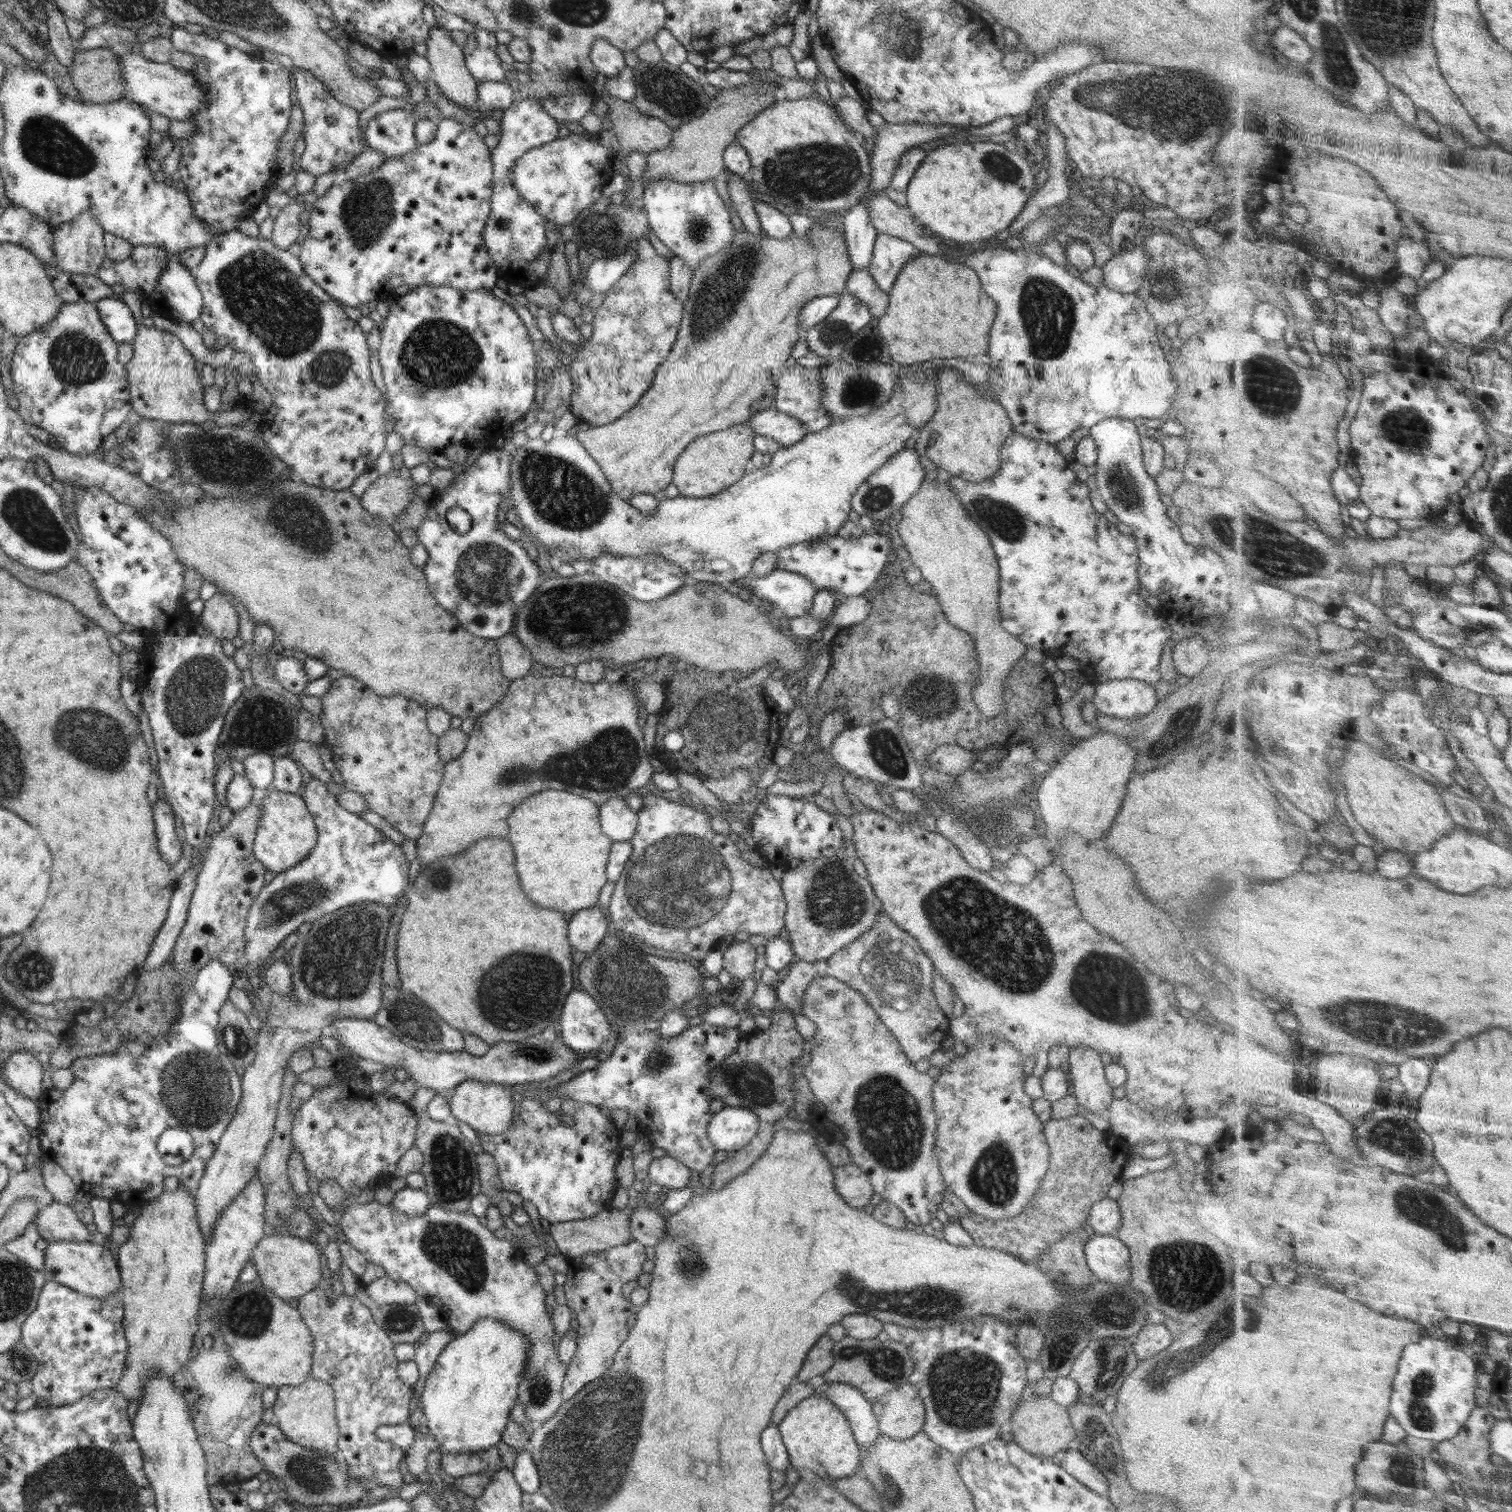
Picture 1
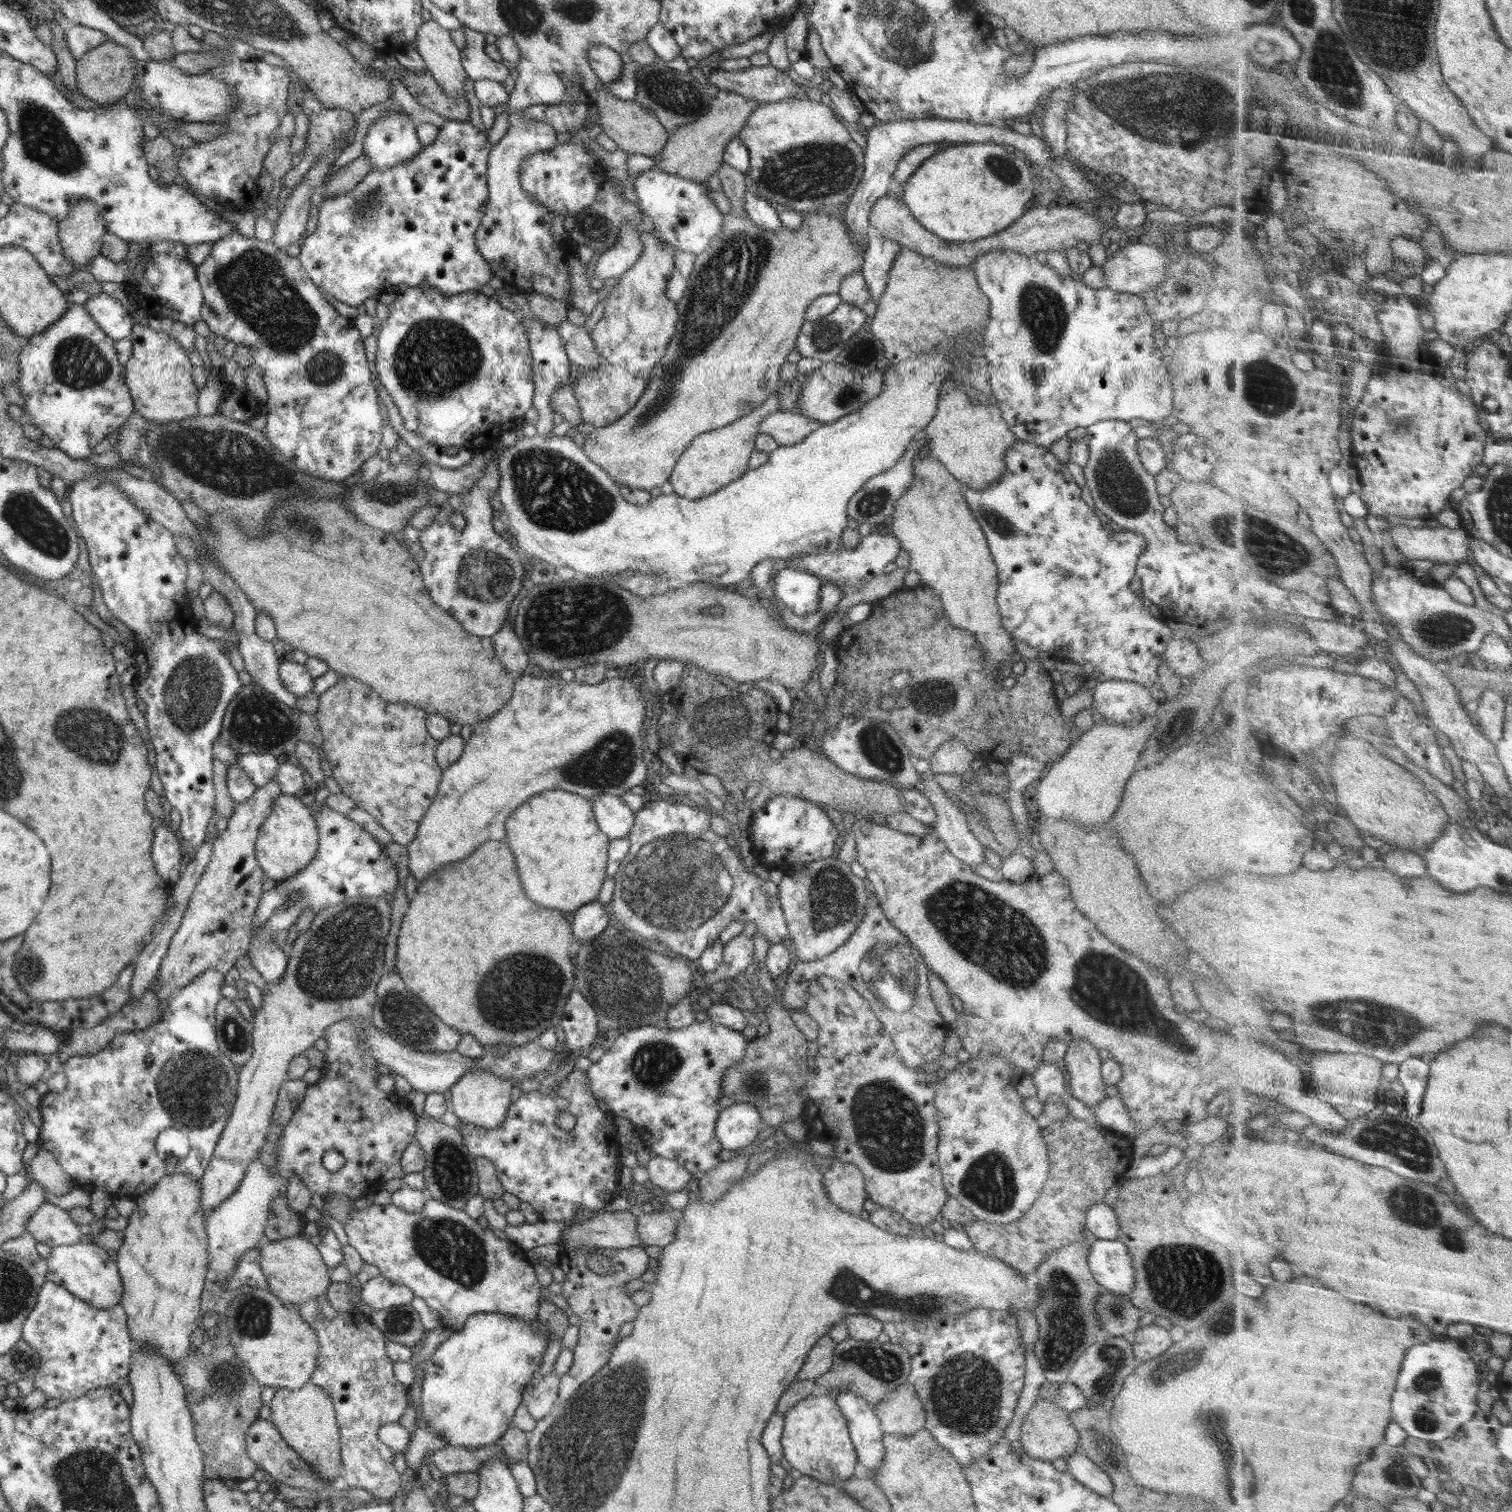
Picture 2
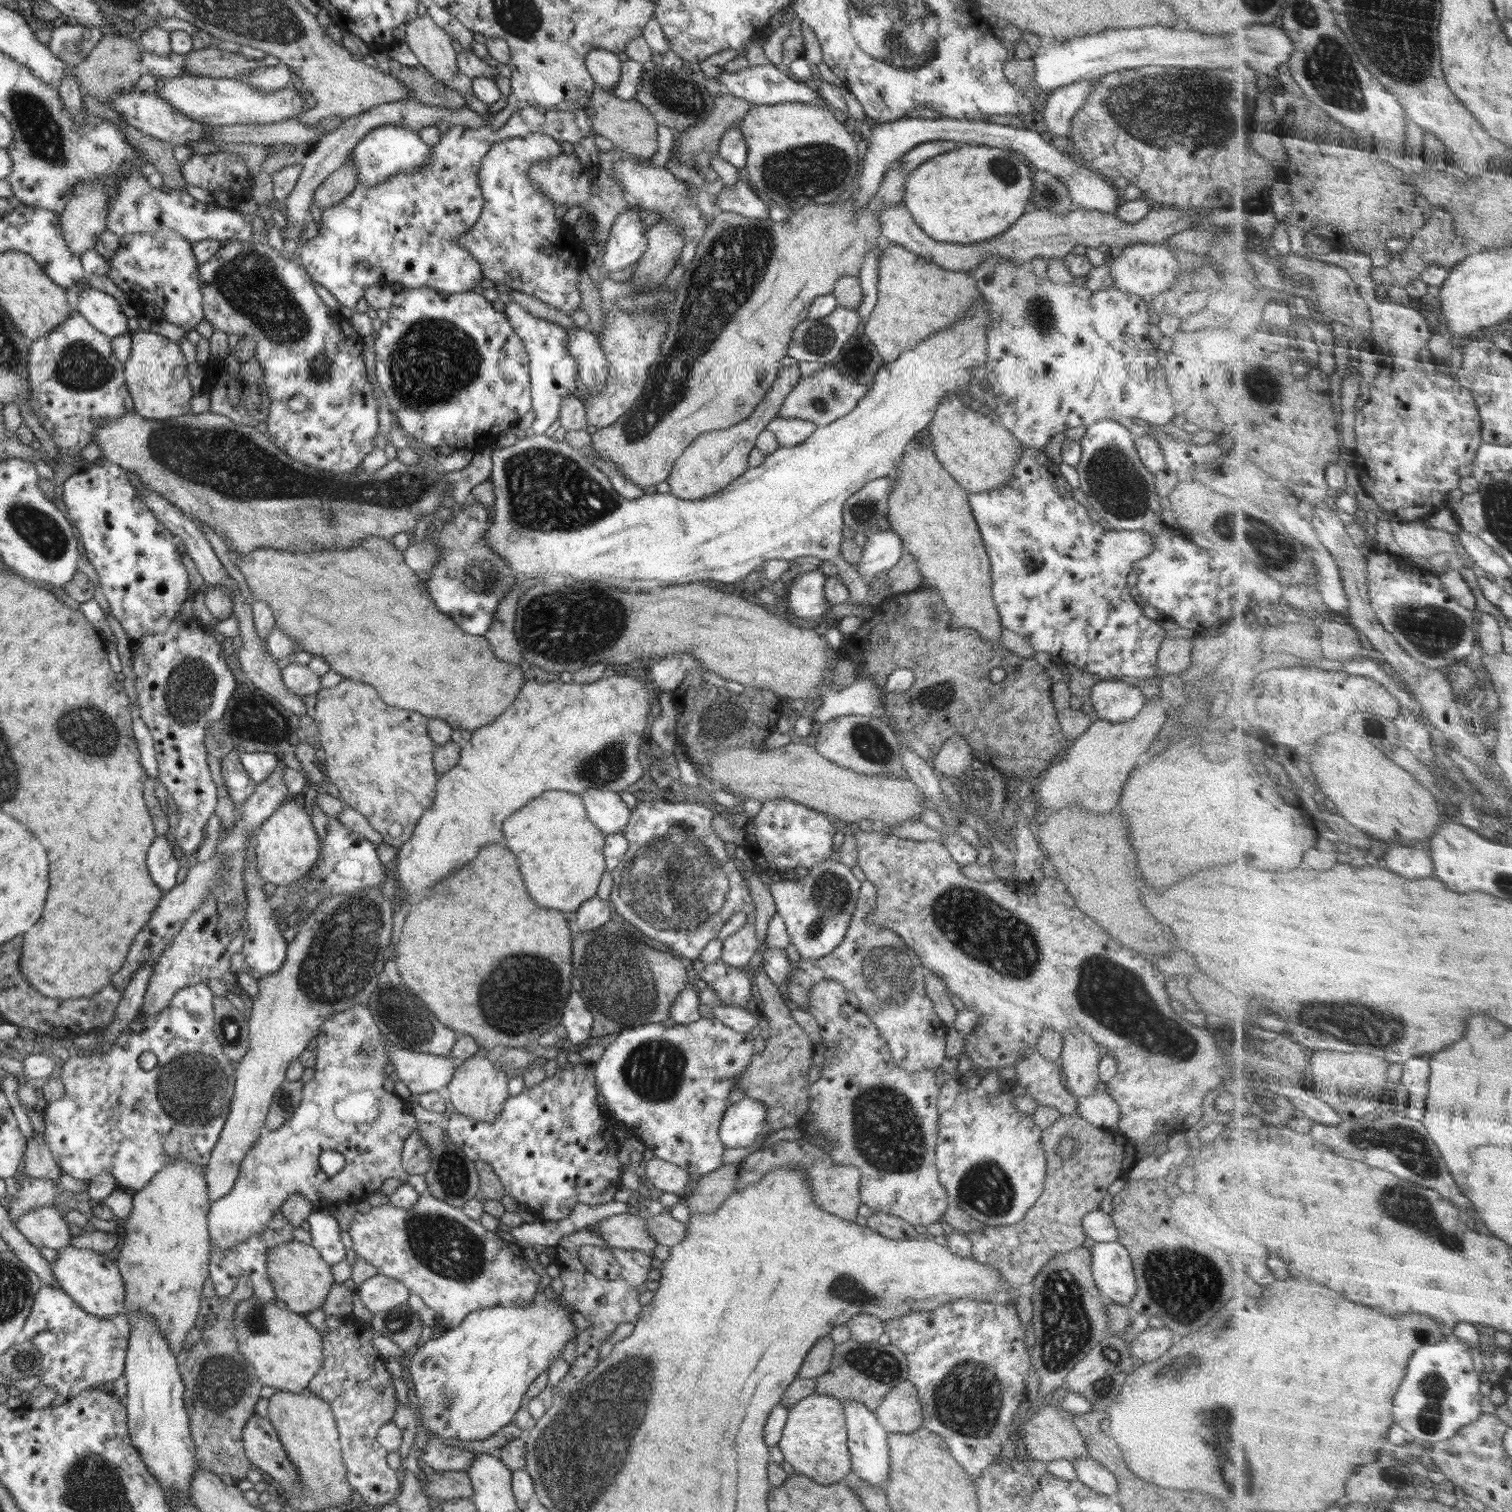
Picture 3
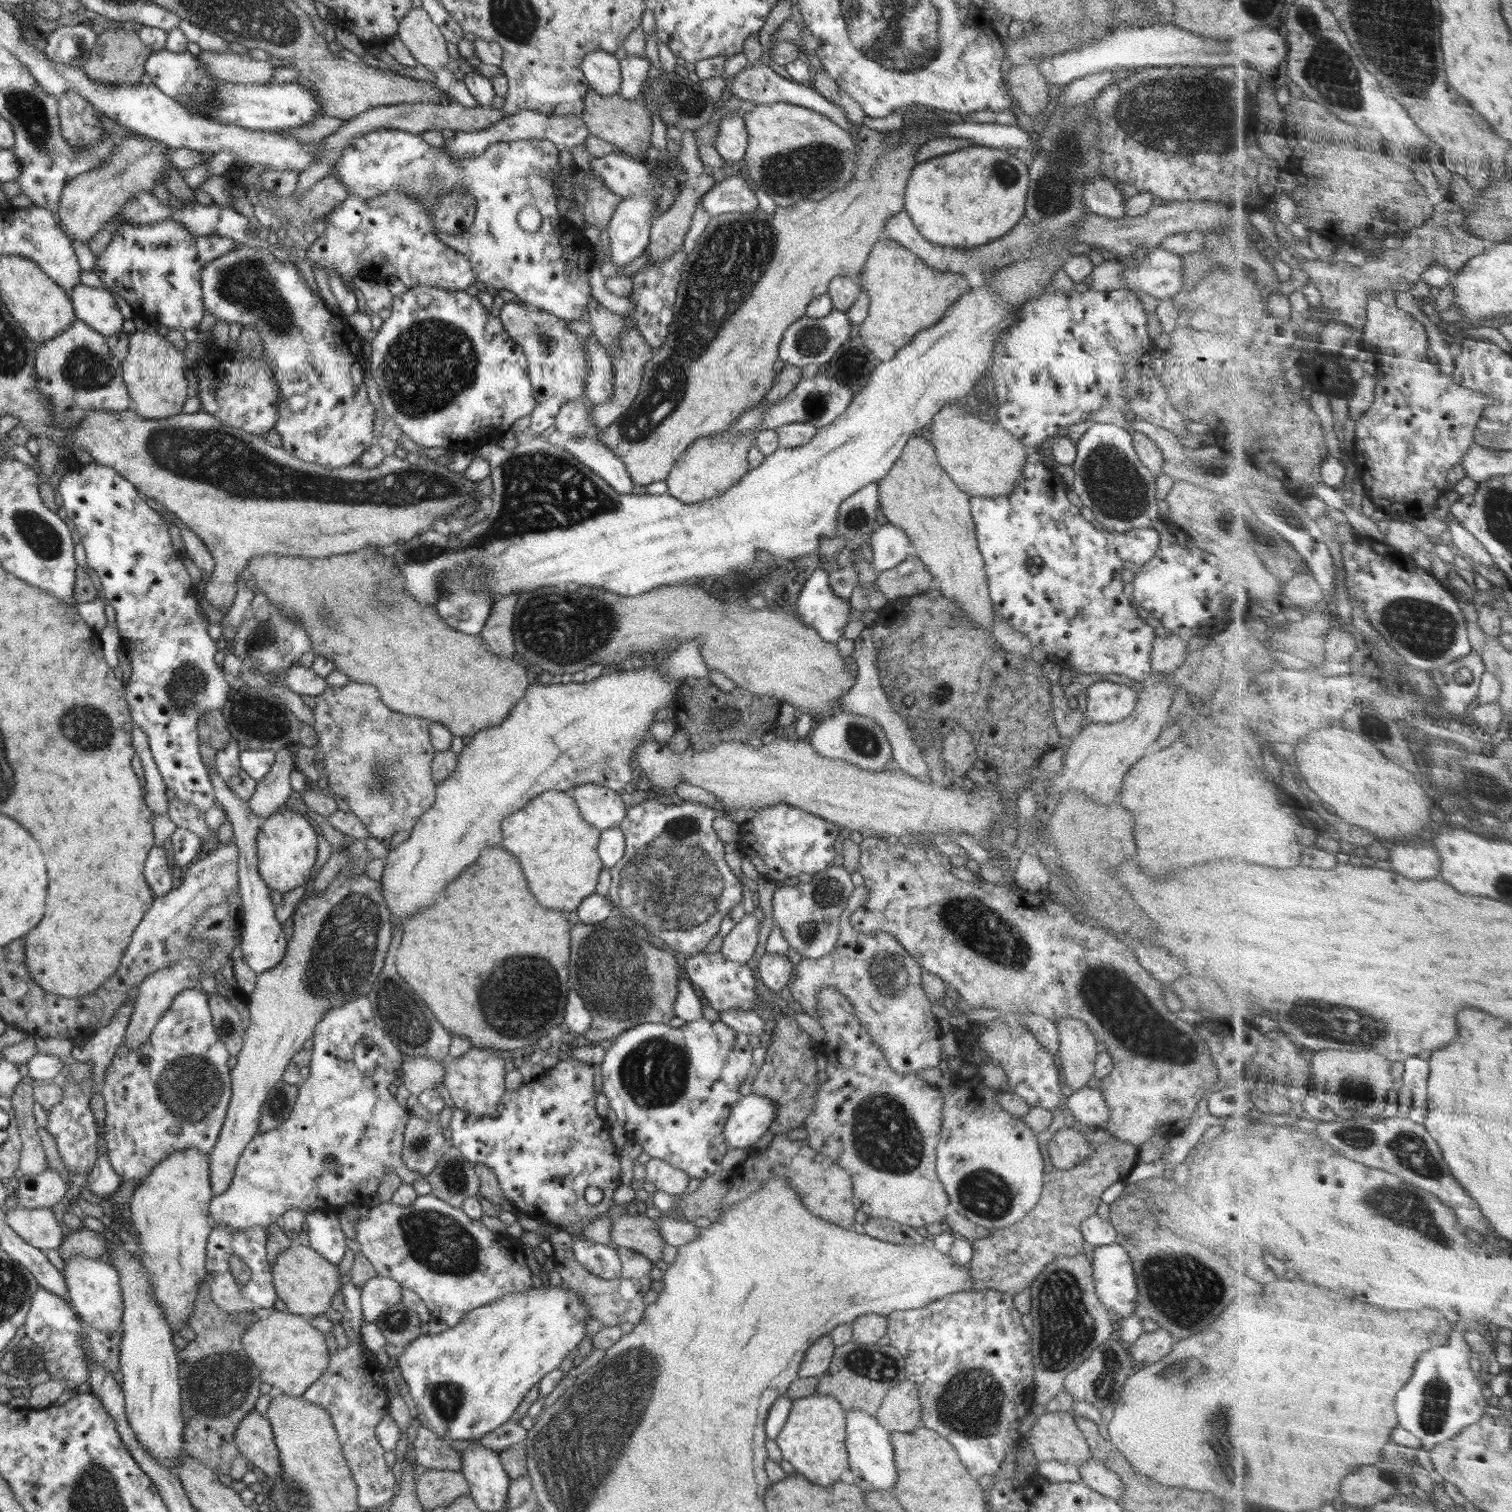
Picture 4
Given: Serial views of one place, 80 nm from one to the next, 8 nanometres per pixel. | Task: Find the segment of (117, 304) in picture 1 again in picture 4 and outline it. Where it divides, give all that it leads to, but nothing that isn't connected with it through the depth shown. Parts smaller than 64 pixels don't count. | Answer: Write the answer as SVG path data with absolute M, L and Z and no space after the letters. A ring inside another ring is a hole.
M76 285L72 289L71 304L75 318L84 321L92 330L109 337L123 330L125 318L112 294L104 289Z

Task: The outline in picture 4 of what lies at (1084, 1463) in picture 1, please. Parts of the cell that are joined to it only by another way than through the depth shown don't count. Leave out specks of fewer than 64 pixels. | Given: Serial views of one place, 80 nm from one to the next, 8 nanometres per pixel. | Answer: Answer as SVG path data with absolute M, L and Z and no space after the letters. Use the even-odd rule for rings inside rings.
M1091 1458L1079 1468L1079 1473L1082 1482L1092 1490L1120 1501L1123 1495L1124 1483L1116 1473L1106 1468L1101 1462Z

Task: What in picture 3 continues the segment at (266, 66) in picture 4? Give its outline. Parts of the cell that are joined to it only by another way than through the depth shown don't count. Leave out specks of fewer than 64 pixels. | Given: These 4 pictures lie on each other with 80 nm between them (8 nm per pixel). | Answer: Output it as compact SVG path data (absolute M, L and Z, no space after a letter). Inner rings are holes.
M206 46L192 49L185 55L186 74L209 76L210 78L234 78L239 80L243 74L255 70L261 61L248 60L244 55Z

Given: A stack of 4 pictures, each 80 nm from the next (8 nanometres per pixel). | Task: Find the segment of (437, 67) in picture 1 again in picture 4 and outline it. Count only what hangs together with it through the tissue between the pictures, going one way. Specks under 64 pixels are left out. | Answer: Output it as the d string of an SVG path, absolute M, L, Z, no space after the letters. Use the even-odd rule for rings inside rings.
M412 7L407 12L398 25L397 35L417 62L434 74L450 62L447 40L423 7Z

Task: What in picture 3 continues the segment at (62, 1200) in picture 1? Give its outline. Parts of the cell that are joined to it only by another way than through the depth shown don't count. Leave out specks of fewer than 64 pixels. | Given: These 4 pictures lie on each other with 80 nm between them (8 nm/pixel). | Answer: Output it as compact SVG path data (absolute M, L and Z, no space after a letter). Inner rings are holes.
M34 1135L33 1138L27 1140L27 1148L25 1151L26 1160L24 1160L23 1175L27 1177L44 1178L44 1180L52 1180L58 1186L59 1192L64 1192L64 1188L60 1185L60 1167L54 1160L48 1146L44 1144L42 1135Z

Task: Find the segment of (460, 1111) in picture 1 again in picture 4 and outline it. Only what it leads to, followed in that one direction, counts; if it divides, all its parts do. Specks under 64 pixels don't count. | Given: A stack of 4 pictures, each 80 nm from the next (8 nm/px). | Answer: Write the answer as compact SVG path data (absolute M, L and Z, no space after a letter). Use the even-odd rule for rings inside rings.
M472 1047L465 1055L448 1059L445 1063L443 1084L448 1089L456 1107L463 1111L471 1112L476 1117L495 1117L502 1095L506 1092L504 1078L506 1074L504 1059L497 1056L495 1049Z

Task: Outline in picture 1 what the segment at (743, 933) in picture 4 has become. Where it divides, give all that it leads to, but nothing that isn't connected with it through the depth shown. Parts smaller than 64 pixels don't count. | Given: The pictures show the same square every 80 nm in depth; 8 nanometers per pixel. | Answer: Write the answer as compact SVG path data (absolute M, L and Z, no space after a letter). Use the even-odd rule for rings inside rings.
M734 941L723 950L723 969L742 981L754 974L756 951L750 941Z

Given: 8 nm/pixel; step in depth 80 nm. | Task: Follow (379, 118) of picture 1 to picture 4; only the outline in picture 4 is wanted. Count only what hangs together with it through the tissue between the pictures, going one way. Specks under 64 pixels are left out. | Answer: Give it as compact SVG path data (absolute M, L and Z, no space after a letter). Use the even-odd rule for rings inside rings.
M387 128L366 133L364 136L358 135L338 158L334 175L348 187L351 196L372 199L394 190L420 199L428 209L436 205L438 197L454 191L456 187L464 186L476 199L476 214L472 227L458 236L436 232L438 239L463 253L470 261L476 281L483 282L491 291L507 290L514 293L526 306L549 312L562 320L578 320L587 312L586 307L590 303L589 272L594 254L588 254L588 248L586 254L584 250L580 250L580 229L571 224L556 207L558 198L552 188L552 179L559 169L558 153L556 144L549 140L517 139L490 143L482 155L476 158L454 160L443 148L428 144L419 135ZM523 207L535 207L539 210L542 223L538 231L524 232L518 225L518 211Z

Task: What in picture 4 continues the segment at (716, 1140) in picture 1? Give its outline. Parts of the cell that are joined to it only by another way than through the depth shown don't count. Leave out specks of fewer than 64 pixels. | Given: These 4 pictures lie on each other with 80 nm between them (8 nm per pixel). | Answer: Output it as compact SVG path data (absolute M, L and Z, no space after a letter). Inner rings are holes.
M754 1093L741 1095L724 1122L724 1139L731 1149L755 1147L757 1140L764 1136L774 1119L776 1105L768 1097Z

